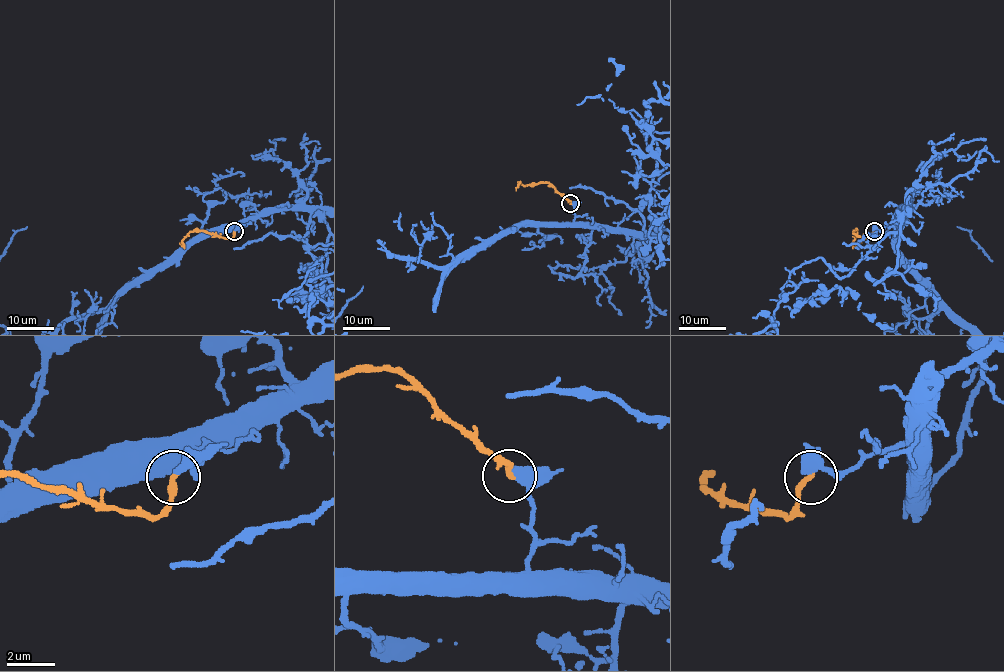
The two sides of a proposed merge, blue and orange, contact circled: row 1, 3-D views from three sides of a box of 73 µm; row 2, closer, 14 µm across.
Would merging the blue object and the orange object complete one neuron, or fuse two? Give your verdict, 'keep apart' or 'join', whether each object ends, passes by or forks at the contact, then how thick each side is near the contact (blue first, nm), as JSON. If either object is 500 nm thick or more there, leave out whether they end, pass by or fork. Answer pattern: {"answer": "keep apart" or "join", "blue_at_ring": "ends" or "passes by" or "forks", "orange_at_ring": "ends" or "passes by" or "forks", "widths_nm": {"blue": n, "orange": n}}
{"answer": "keep apart", "blue_at_ring": "passes by", "orange_at_ring": "ends", "widths_nm": {"blue": 300, "orange": 280}}

